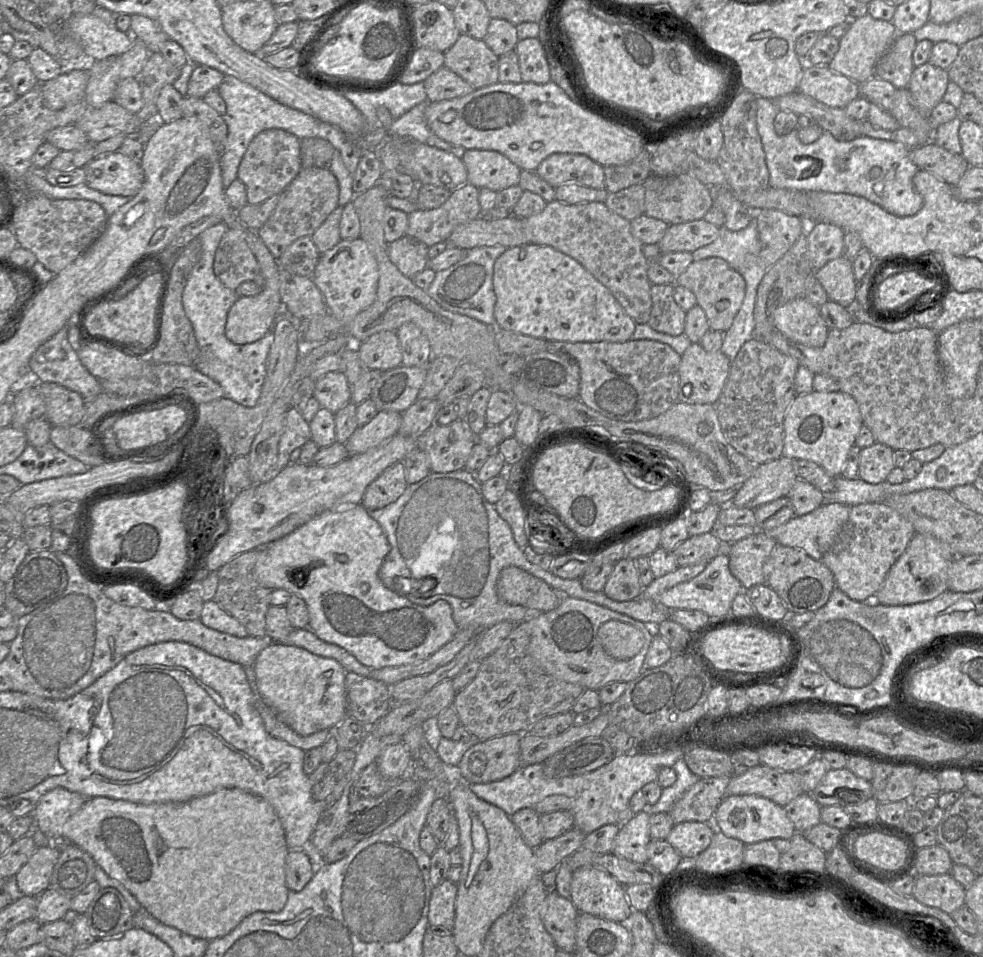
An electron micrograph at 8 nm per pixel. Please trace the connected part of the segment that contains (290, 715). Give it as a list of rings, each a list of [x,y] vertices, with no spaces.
[[[273,642],[254,662],[256,687],[264,702],[296,733],[307,736],[320,730],[333,731],[347,716],[345,668],[332,658]]]

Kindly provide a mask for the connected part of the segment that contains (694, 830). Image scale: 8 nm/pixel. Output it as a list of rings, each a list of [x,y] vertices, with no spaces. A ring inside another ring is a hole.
[[[686,821],[675,823],[666,840],[679,852],[683,860],[694,860],[710,844],[715,833],[712,823]]]

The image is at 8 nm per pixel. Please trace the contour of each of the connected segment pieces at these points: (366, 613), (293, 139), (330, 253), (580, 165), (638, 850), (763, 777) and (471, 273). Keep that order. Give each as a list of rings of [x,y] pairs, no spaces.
[[[362,504],[324,512],[283,538],[255,549],[260,549],[255,564],[258,582],[270,590],[284,589],[301,597],[309,610],[309,628],[317,637],[344,648],[370,669],[422,662],[458,632],[447,601],[420,606],[384,585],[379,569],[390,544]]]
[[[267,129],[267,130],[260,132],[257,136],[255,136],[253,138],[253,140],[250,142],[250,144],[242,158],[239,168],[238,168],[238,179],[241,180],[246,187],[247,203],[260,204],[274,195],[280,195],[287,188],[287,186],[294,180],[294,178],[298,175],[298,173],[302,169],[300,141],[301,140],[298,139],[297,136],[295,136],[289,132],[286,132],[282,129]]]
[[[361,237],[352,240],[341,239],[333,248],[320,255],[312,279],[324,297],[327,311],[341,323],[350,323],[375,300],[379,281],[378,264],[369,246]]]
[[[551,154],[539,164],[535,172],[554,188],[563,183],[605,188],[604,167],[582,154]]]
[[[643,810],[620,825],[611,853],[636,863],[647,862],[650,816],[648,810]]]
[[[759,764],[749,767],[741,775],[733,775],[725,790],[725,797],[757,795],[785,806],[802,793],[803,788],[794,772]]]
[[[480,246],[467,250],[466,256],[451,267],[436,272],[426,292],[442,308],[466,315],[487,325],[495,325],[496,295],[493,289],[493,267],[496,259],[509,247]]]

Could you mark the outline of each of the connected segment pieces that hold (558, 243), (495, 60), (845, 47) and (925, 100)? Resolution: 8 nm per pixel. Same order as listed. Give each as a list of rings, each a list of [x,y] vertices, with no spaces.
[[[548,202],[545,208],[523,219],[529,243],[549,245],[581,263],[606,286],[624,311],[637,323],[649,321],[652,299],[647,271],[650,261],[643,253],[643,243],[631,232],[631,221],[613,212],[604,202]]]
[[[461,34],[444,52],[444,66],[473,88],[478,89],[499,82],[499,56],[484,40]]]
[[[869,14],[850,20],[850,28],[839,39],[839,49],[828,67],[832,71],[862,84],[875,76],[876,64],[887,53],[896,38],[897,29],[891,21],[875,19]]]
[[[928,62],[914,68],[907,88],[924,117],[930,119],[932,110],[943,101],[949,82],[947,69]]]

